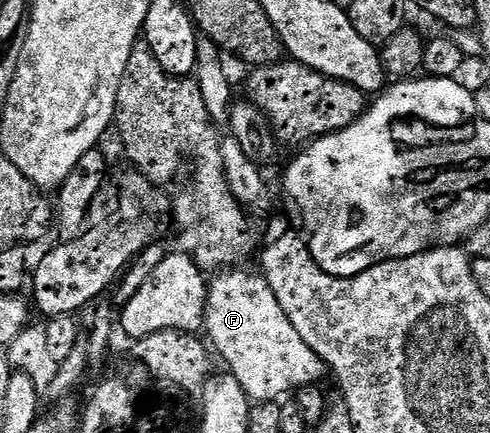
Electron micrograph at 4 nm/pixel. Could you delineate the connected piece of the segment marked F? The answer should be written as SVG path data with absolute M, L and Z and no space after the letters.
M232 268L225 269L221 272L218 272L214 277L210 280L208 284L207 291L207 299L206 299L206 317L204 319L204 330L207 331L209 337L207 336L208 342L212 345L212 348L221 355L222 359L225 361L228 372L234 377L235 380L238 381L238 384L241 385L243 392L246 393L248 400L252 402L258 403L266 403L266 402L276 402L280 400L281 395L288 392L294 392L299 390L301 387L310 387L316 386L320 384L323 380L321 380L324 376L327 377L329 373L329 368L323 359L317 357L317 353L314 353L313 349L310 349L309 345L302 340L301 335L297 332L297 329L293 327L293 323L289 321L289 317L285 316L285 311L281 309L280 302L277 301L276 294L273 293L271 289L269 289L267 279L264 279L262 274L249 273L247 269L240 268Z

